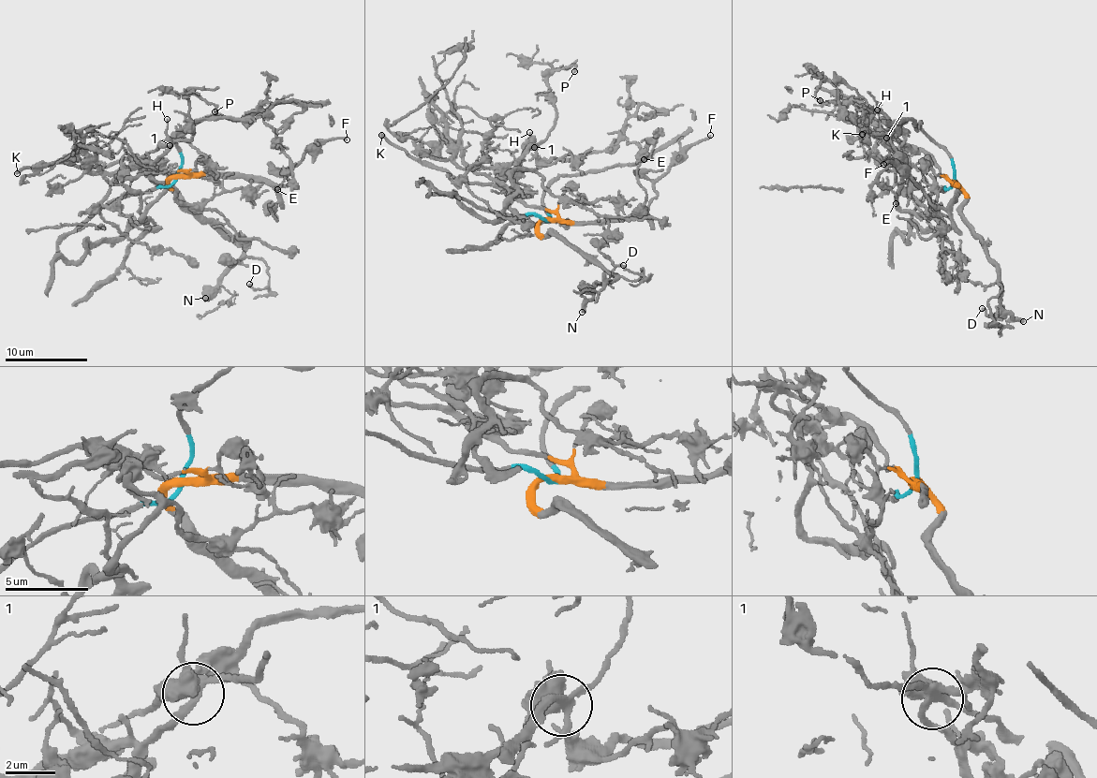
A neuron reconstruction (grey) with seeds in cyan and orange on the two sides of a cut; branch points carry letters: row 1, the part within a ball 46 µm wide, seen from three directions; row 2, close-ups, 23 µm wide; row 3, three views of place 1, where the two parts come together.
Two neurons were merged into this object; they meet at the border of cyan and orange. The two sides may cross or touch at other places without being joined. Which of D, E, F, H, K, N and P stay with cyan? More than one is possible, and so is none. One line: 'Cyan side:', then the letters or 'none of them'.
Cyan side: E, P

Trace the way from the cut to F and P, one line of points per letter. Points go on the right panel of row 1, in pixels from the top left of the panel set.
F: (955, 182), (957, 191), (954, 199), (946, 207), (939, 209), (909, 172), (891, 161), (883, 163)
P: (955, 182), (915, 206), (908, 241), (941, 221), (899, 208), (898, 154), (852, 124), (827, 80), (821, 101)

